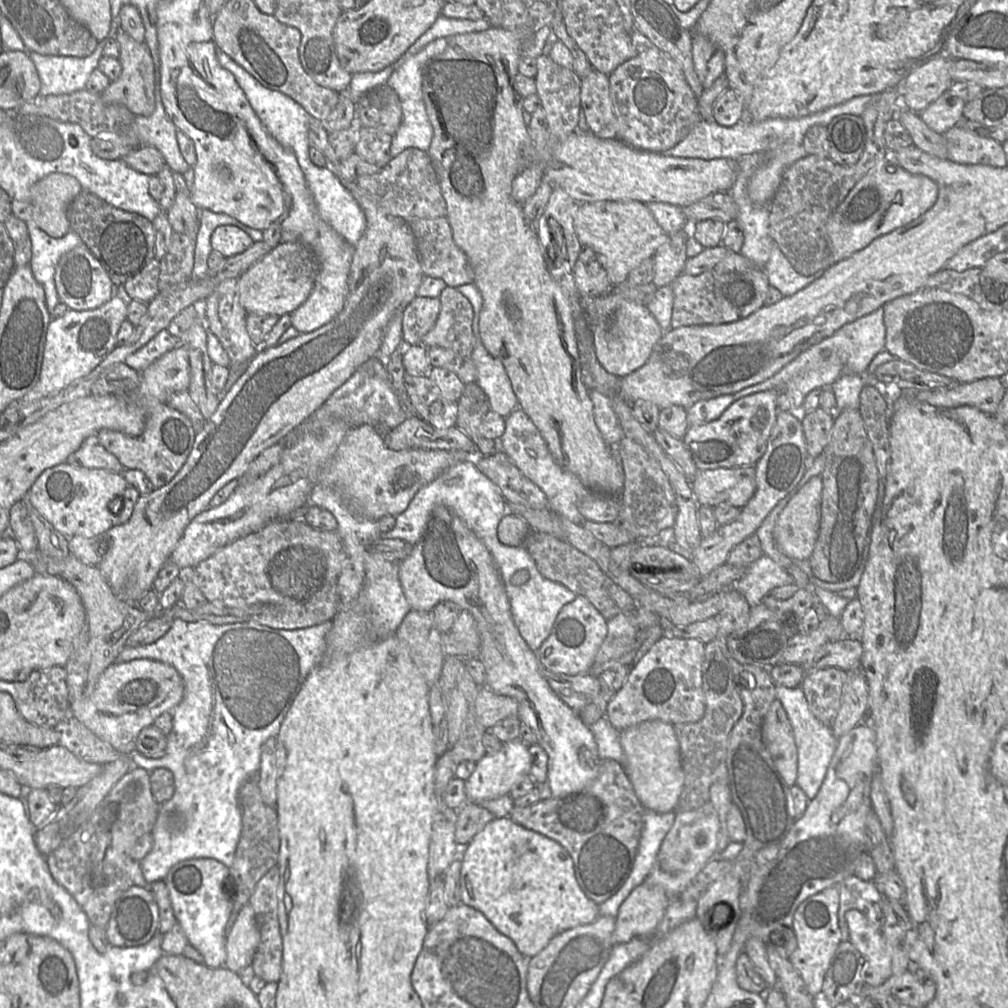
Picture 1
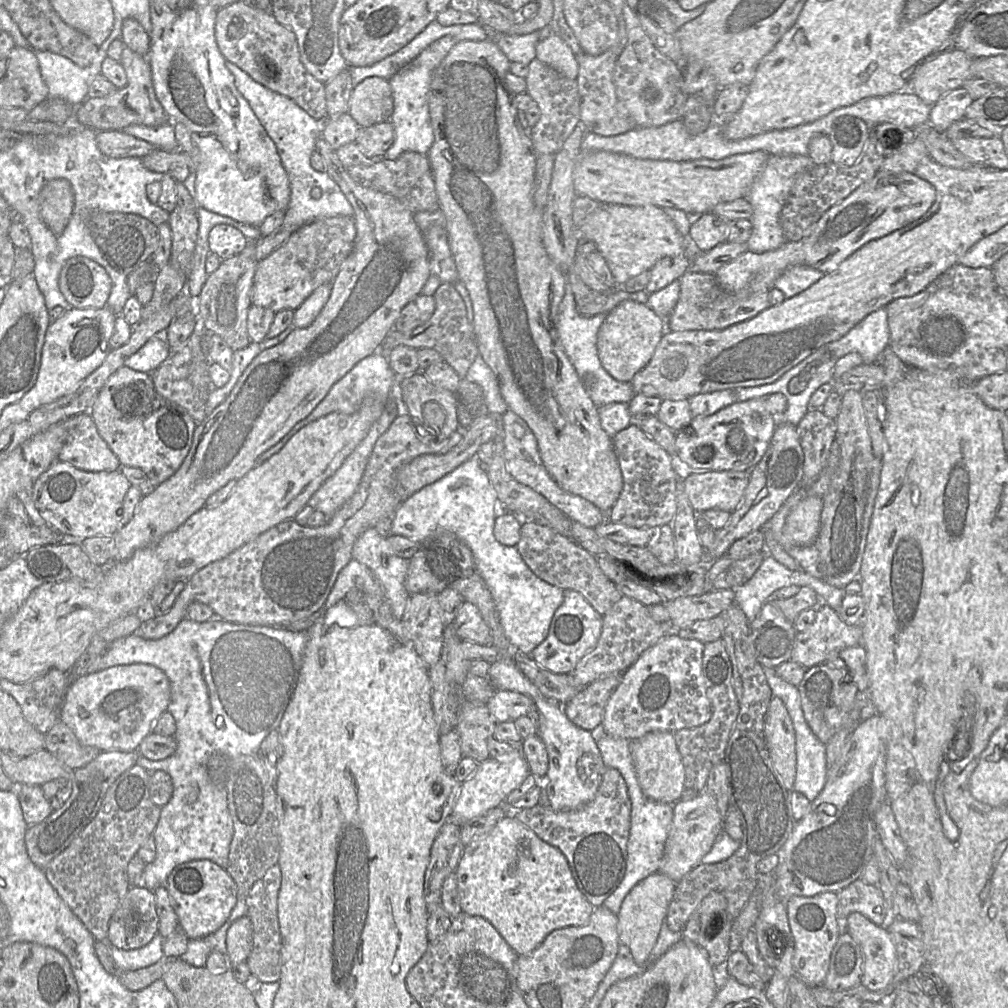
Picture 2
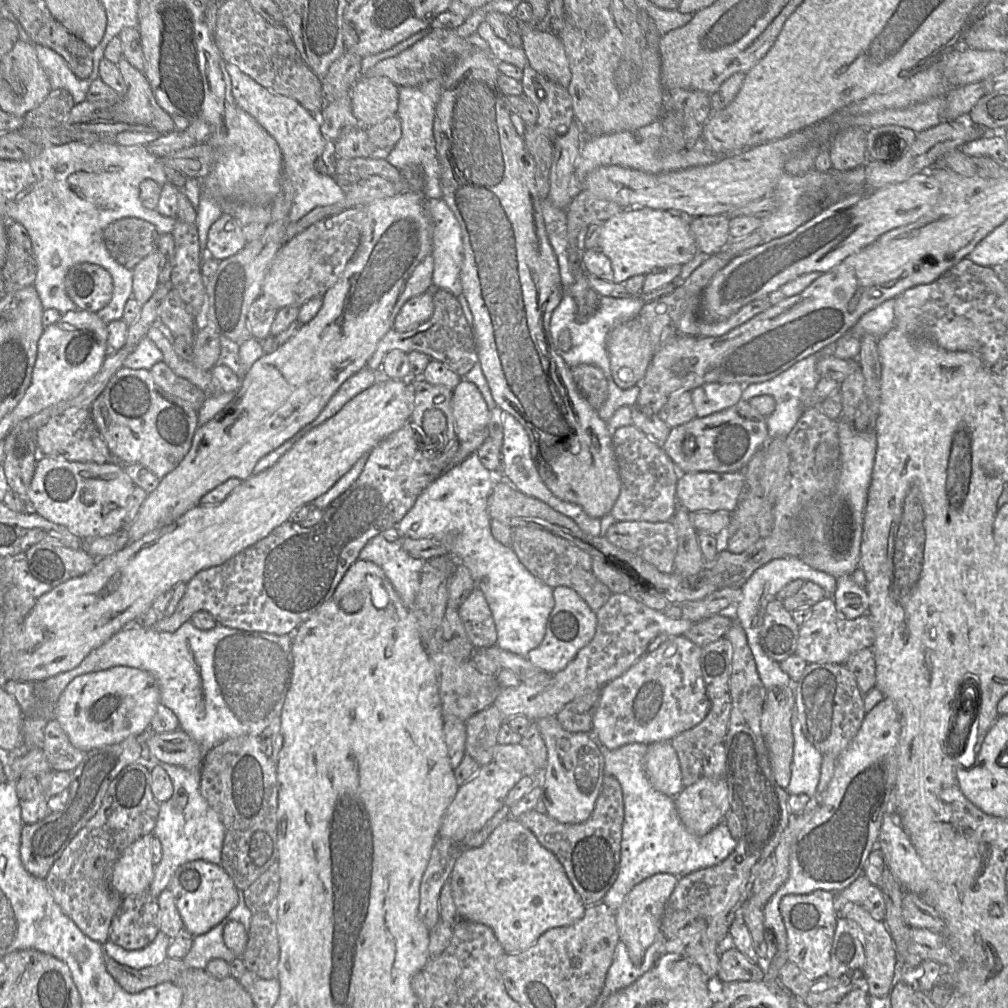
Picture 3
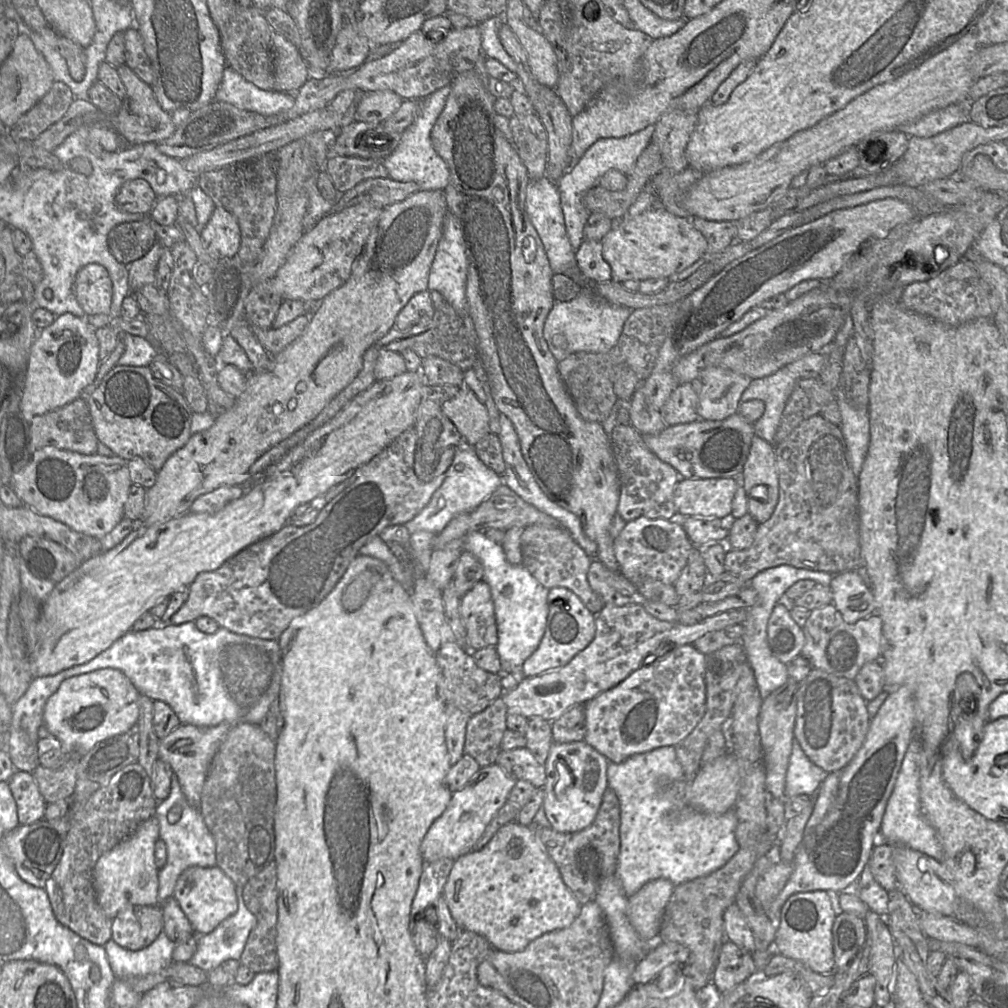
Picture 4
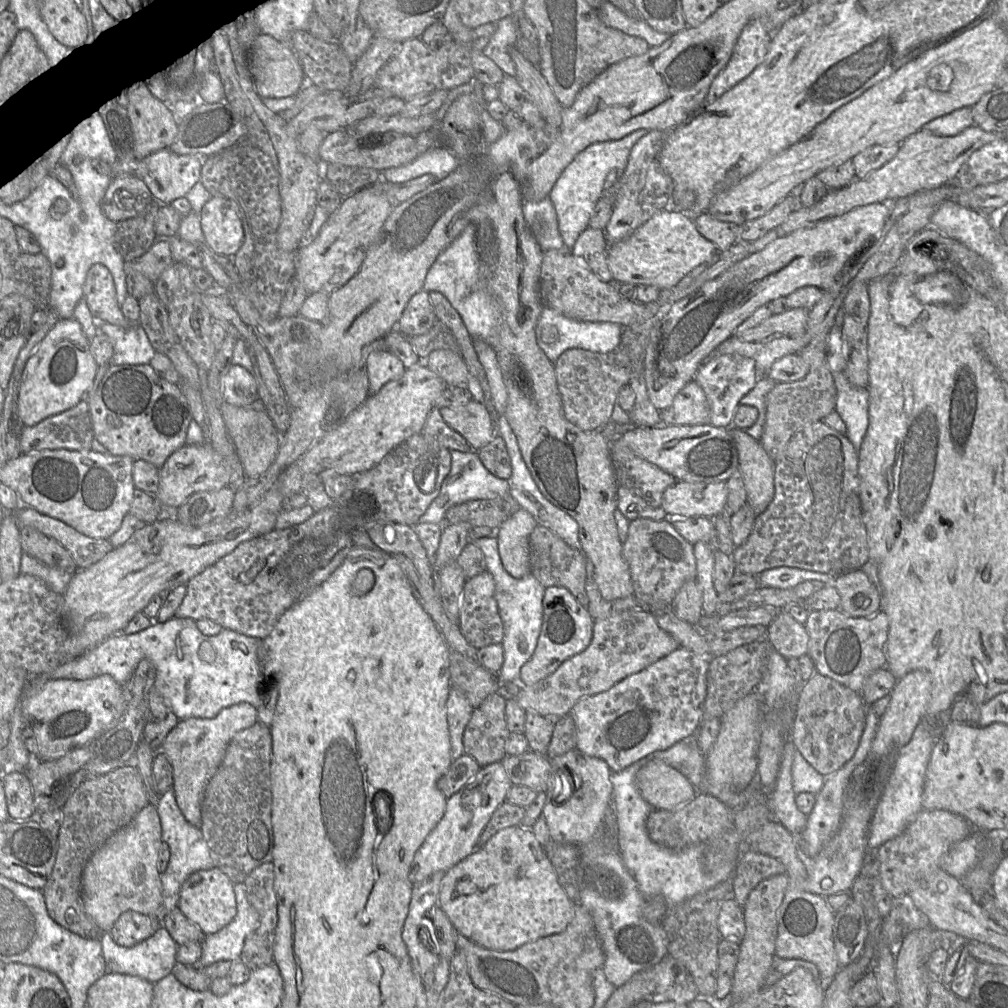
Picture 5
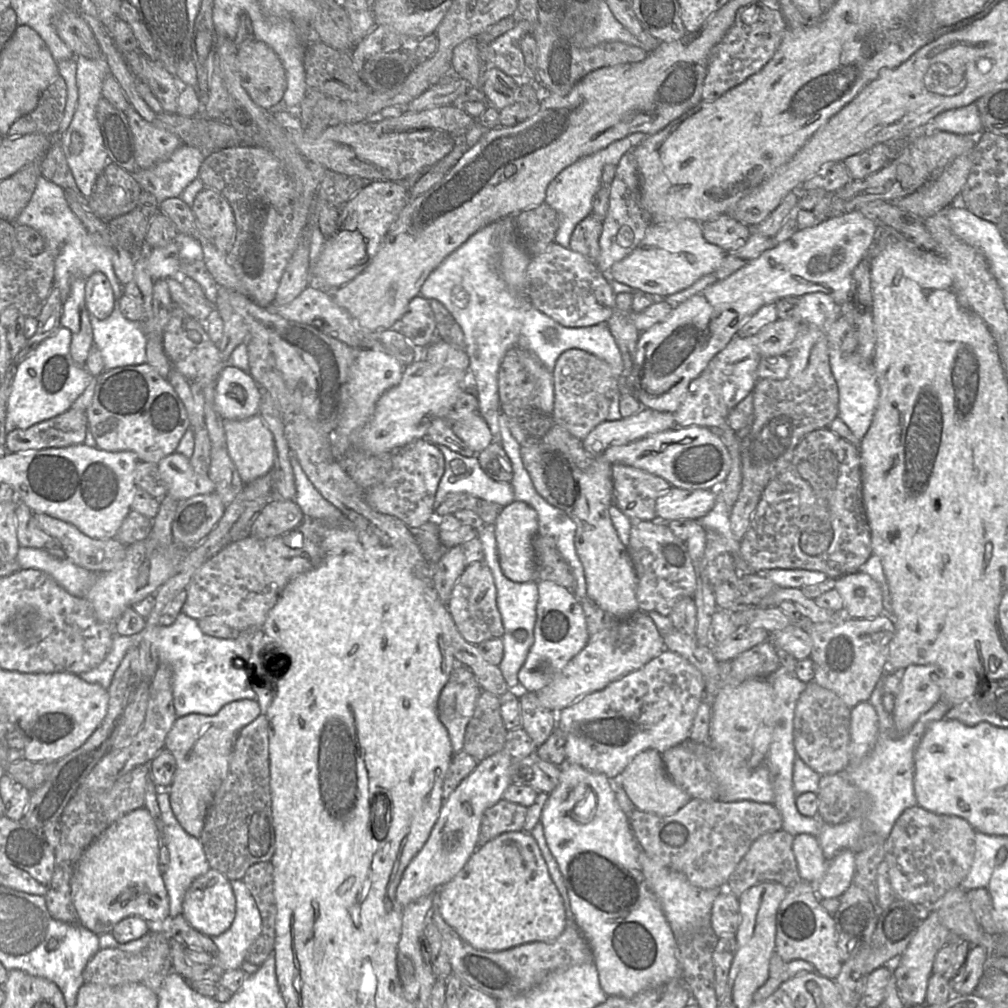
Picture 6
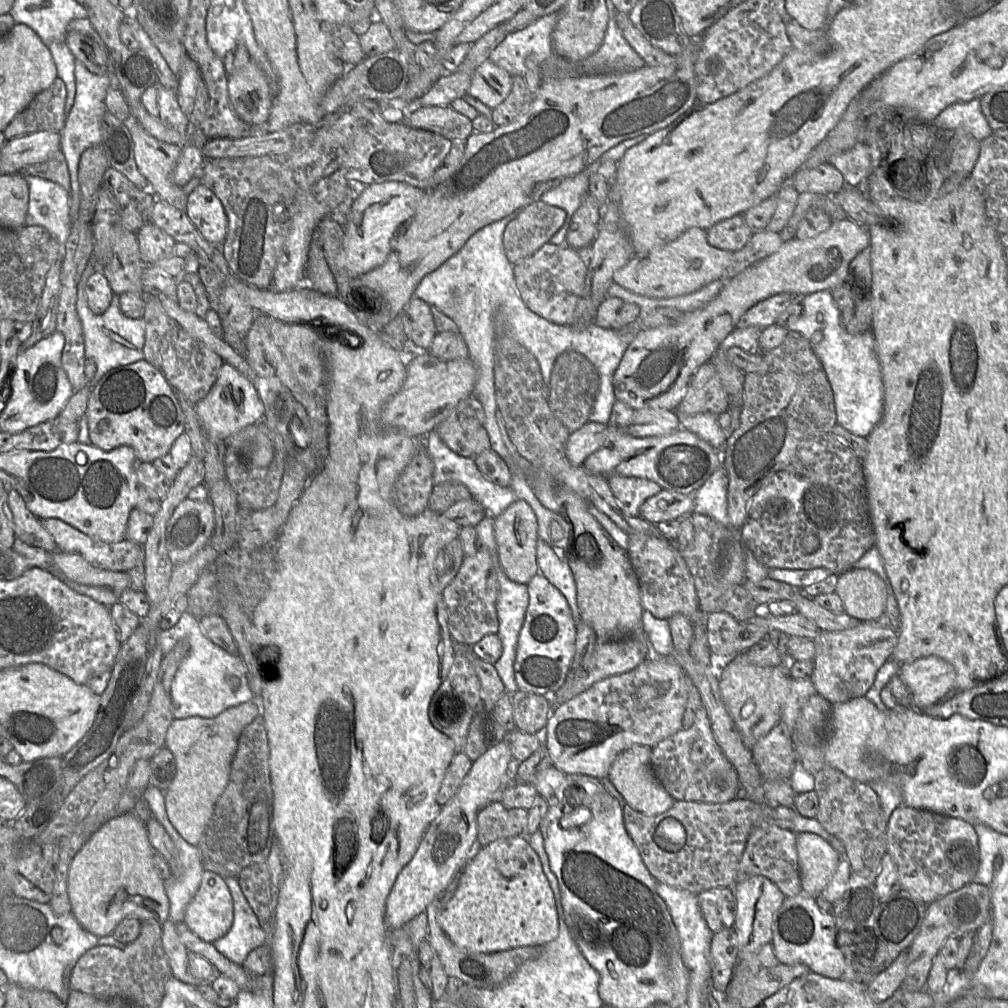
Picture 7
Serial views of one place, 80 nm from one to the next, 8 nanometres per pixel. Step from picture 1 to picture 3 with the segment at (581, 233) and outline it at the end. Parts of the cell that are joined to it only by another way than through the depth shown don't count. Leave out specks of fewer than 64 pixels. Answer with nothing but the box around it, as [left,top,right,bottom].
[598,209,698,283]

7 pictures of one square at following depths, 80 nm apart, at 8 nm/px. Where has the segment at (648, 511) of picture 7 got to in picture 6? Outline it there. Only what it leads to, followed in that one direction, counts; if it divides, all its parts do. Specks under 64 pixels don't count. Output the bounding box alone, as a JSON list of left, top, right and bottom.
[656,487,716,522]

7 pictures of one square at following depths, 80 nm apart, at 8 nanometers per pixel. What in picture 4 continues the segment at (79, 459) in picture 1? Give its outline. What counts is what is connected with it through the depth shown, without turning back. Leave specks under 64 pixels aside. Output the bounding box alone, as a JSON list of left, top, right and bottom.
[30,398,99,455]

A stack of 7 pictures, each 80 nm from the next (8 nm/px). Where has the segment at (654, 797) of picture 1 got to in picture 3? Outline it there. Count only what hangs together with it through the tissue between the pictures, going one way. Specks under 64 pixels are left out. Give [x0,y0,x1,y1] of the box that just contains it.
[644,741,684,798]

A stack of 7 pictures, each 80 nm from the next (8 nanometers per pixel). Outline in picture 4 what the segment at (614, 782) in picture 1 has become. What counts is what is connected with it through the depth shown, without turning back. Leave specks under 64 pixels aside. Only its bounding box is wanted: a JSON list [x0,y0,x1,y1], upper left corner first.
[529,787,620,905]

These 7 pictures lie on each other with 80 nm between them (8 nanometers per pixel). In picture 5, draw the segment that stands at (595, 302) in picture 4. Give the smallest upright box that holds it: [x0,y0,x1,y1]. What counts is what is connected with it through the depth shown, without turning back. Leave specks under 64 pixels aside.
[536,307,621,364]

